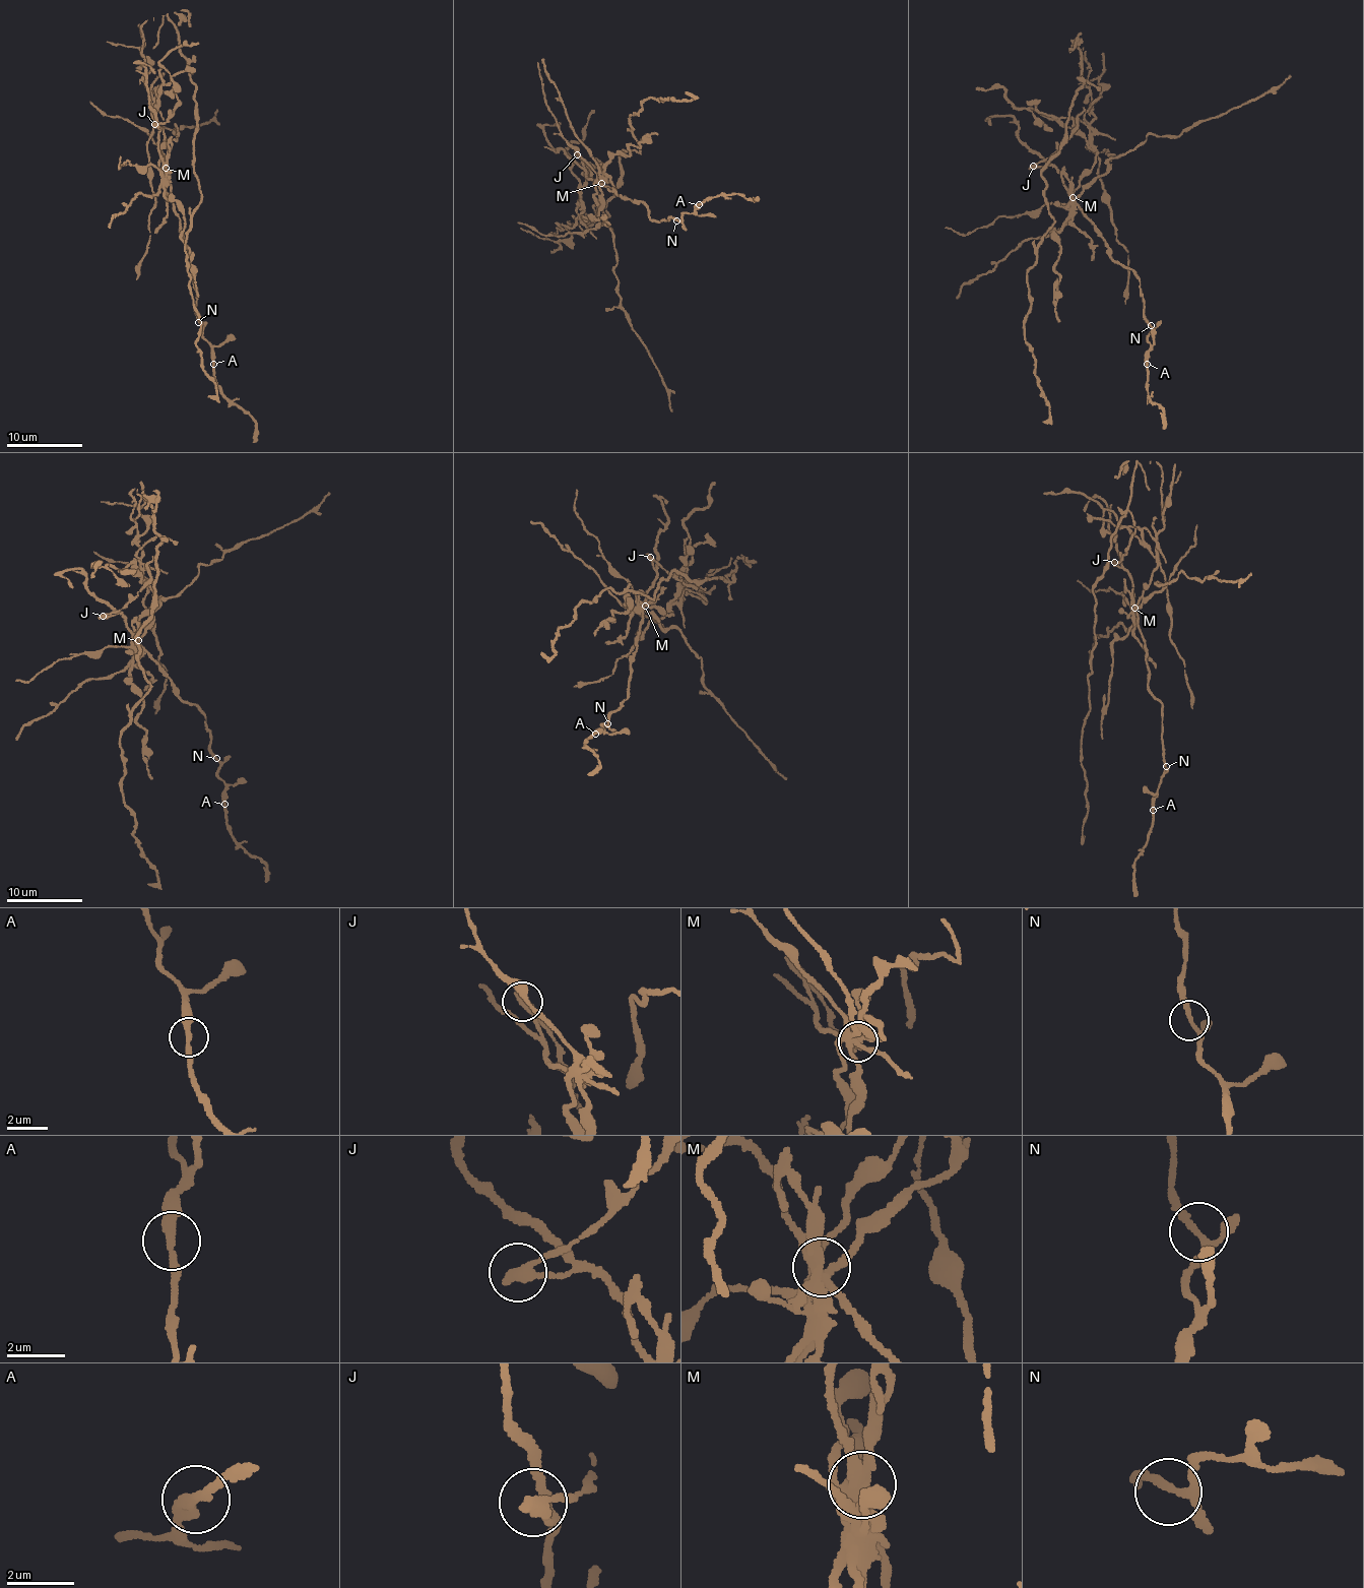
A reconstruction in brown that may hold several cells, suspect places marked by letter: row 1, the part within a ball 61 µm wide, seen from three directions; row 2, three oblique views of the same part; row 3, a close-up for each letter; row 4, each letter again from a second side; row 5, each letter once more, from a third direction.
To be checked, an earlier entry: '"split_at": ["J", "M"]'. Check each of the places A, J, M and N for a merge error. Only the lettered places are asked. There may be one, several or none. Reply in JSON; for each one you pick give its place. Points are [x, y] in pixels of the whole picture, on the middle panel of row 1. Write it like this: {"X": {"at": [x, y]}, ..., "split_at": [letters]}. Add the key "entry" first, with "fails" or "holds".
{"entry": "holds", "J": {"at": [577, 154]}, "M": {"at": [601, 183]}, "split_at": ["J", "M"]}

